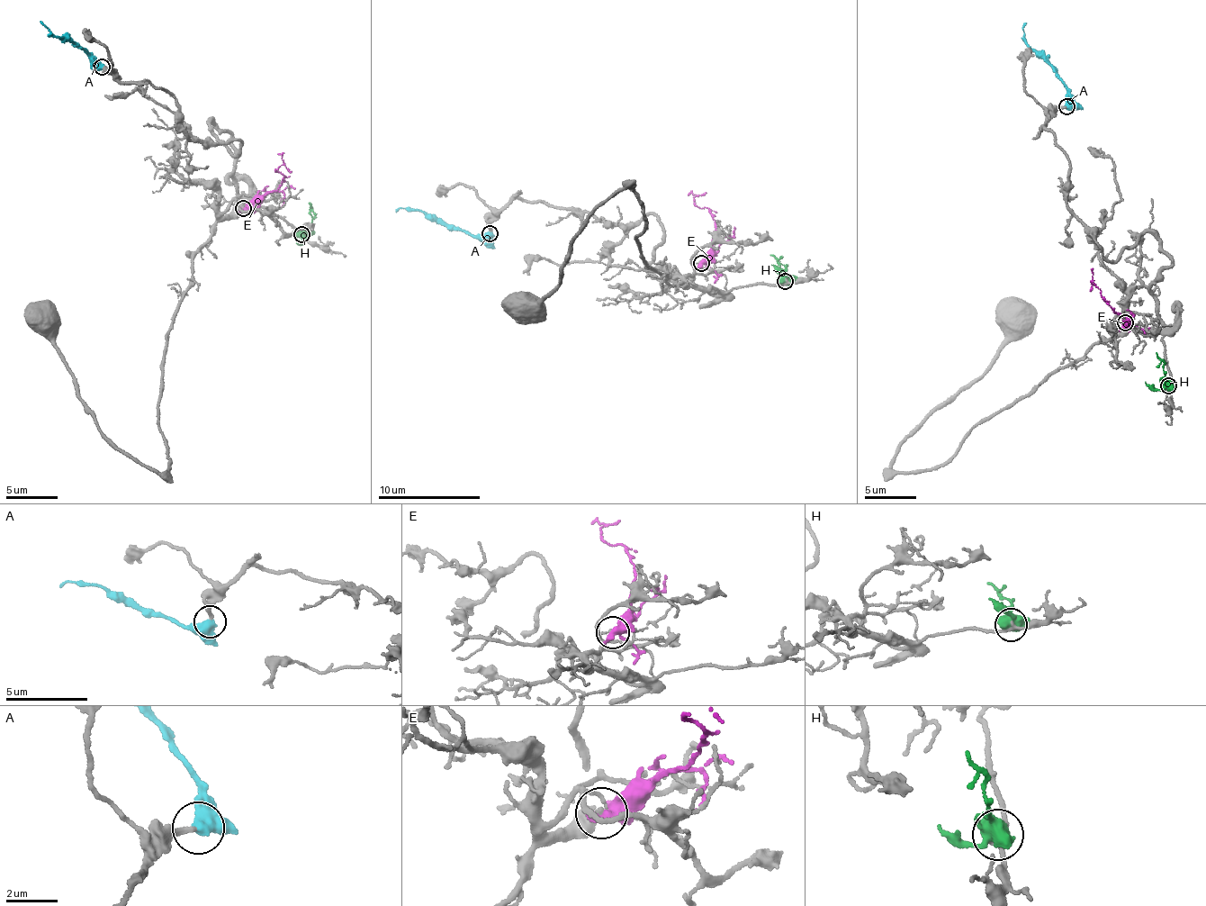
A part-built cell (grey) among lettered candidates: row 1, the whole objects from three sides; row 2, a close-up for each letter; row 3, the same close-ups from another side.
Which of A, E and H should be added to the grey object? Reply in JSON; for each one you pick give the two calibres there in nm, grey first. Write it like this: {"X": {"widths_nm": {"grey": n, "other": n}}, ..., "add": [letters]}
{"A": {"widths_nm": {"grey": 260, "other": 480}}, "add": ["A"]}

